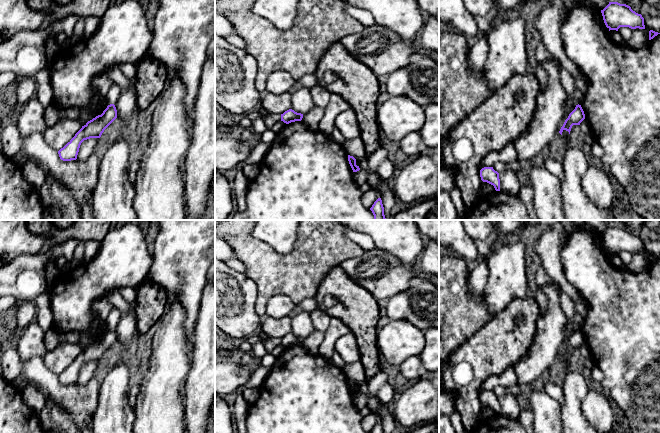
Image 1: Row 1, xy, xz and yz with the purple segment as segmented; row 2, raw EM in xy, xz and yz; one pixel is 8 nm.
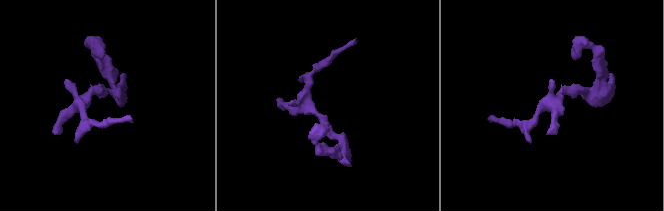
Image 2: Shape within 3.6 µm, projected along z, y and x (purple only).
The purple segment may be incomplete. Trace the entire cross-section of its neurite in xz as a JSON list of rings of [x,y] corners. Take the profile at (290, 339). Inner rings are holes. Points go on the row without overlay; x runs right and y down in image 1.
[[[289,333],[285,335],[283,338],[281,338],[281,345],[283,345],[286,348],[289,348],[295,345],[301,345],[302,342],[303,342],[303,338],[297,337],[292,333]]]

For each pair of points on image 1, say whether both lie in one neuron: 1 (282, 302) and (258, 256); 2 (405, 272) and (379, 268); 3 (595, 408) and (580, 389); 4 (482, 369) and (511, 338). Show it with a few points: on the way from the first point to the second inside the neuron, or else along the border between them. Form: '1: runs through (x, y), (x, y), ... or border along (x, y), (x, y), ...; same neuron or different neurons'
1: border along (296, 304), (287, 296), (275, 294), (264, 312); different neurons
2: runs through (399, 272), (385, 272); same neuron
3: border along (589, 390), (582, 403), (582, 413), (586, 420); different neurons
4: runs through (484, 360), (502, 342); same neuron

